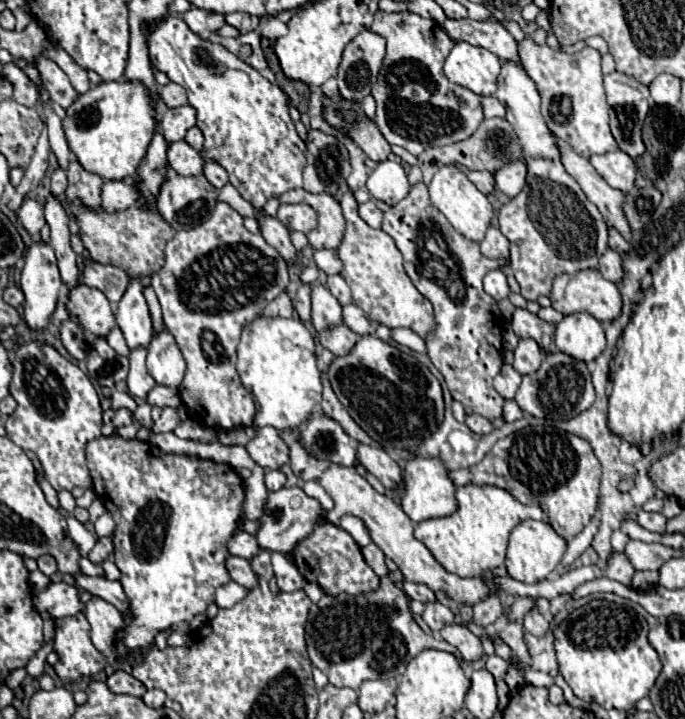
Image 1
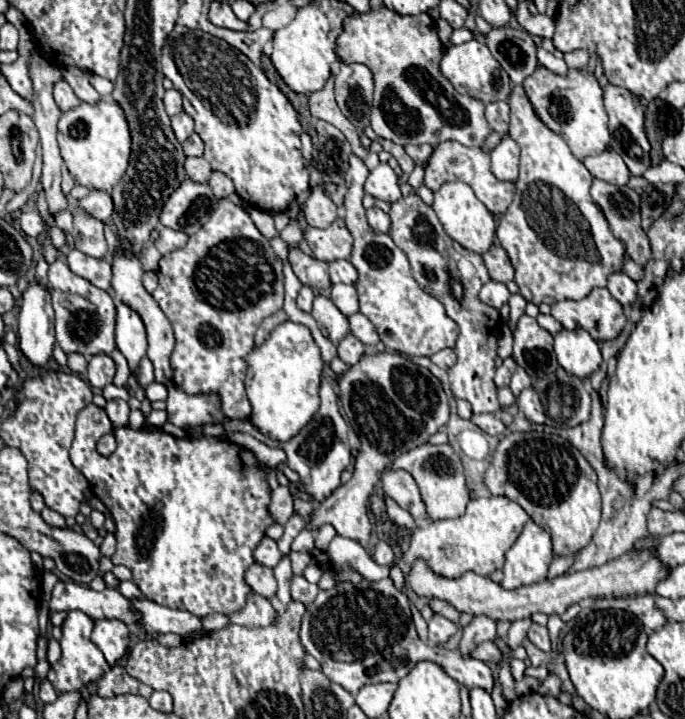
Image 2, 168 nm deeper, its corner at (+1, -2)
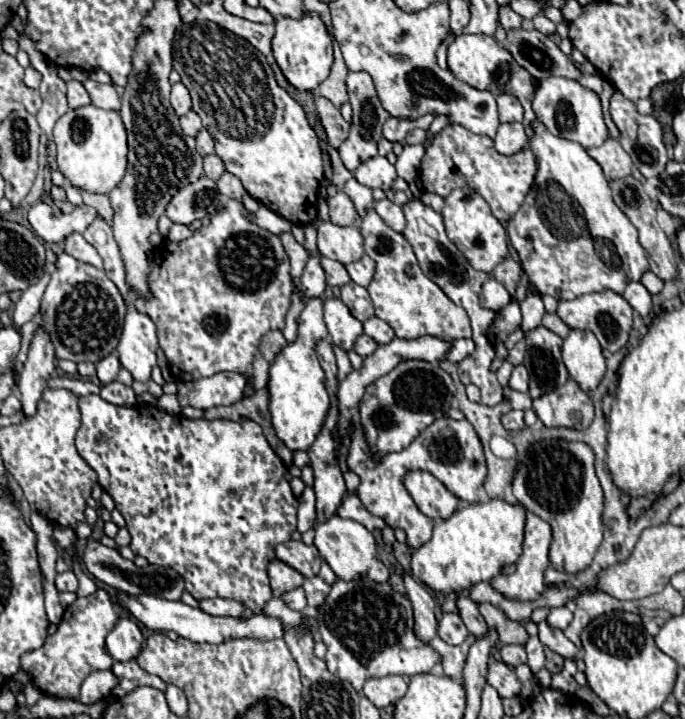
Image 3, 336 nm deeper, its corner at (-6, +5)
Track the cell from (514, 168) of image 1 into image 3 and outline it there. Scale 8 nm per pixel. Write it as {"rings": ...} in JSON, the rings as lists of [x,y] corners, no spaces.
{"rings":[[[508,123],[508,125],[500,125],[498,133],[494,137],[494,147],[502,153],[502,155],[512,155],[516,151],[520,151],[524,145],[528,143],[528,137],[524,133],[522,123]]]}

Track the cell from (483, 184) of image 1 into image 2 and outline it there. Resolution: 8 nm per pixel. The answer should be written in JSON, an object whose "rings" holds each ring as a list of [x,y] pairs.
{"rings":[[[441,142],[435,146],[435,152],[429,160],[429,166],[425,170],[425,184],[431,190],[437,190],[443,182],[453,182],[453,180],[461,180],[465,184],[469,184],[475,192],[475,196],[489,208],[489,212],[493,214],[503,214],[515,194],[515,184],[513,182],[499,182],[491,170],[489,170],[489,154],[485,154],[481,148],[465,148],[457,142]]]}

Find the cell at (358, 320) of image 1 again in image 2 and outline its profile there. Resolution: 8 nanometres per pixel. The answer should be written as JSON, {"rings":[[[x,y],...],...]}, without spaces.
{"rings":[[[355,312],[353,316],[349,316],[349,326],[351,326],[351,334],[355,338],[359,338],[363,344],[375,346],[379,342],[379,334],[377,334],[373,322],[367,316],[363,316],[361,312]]]}

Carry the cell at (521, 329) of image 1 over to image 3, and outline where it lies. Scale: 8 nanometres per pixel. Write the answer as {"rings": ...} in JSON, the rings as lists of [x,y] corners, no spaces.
{"rings":[[[536,327],[526,333],[528,345],[528,367],[530,367],[530,397],[542,397],[548,389],[564,385],[568,381],[568,371],[564,367],[560,347],[562,339],[548,331],[546,327]]]}

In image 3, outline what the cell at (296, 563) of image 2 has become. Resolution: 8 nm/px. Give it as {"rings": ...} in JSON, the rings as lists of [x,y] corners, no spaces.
{"rings":[[[278,559],[270,563],[268,575],[270,575],[270,587],[274,591],[274,597],[282,597],[294,587],[300,587],[304,581],[304,577],[296,569],[290,565],[284,565],[284,561],[278,561]]]}

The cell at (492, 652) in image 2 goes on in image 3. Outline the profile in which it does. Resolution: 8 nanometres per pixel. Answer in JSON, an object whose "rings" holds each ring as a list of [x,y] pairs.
{"rings":[[[506,645],[506,647],[500,647],[500,655],[502,655],[502,661],[506,665],[512,665],[512,667],[518,667],[522,663],[526,663],[526,651],[522,645]]]}

